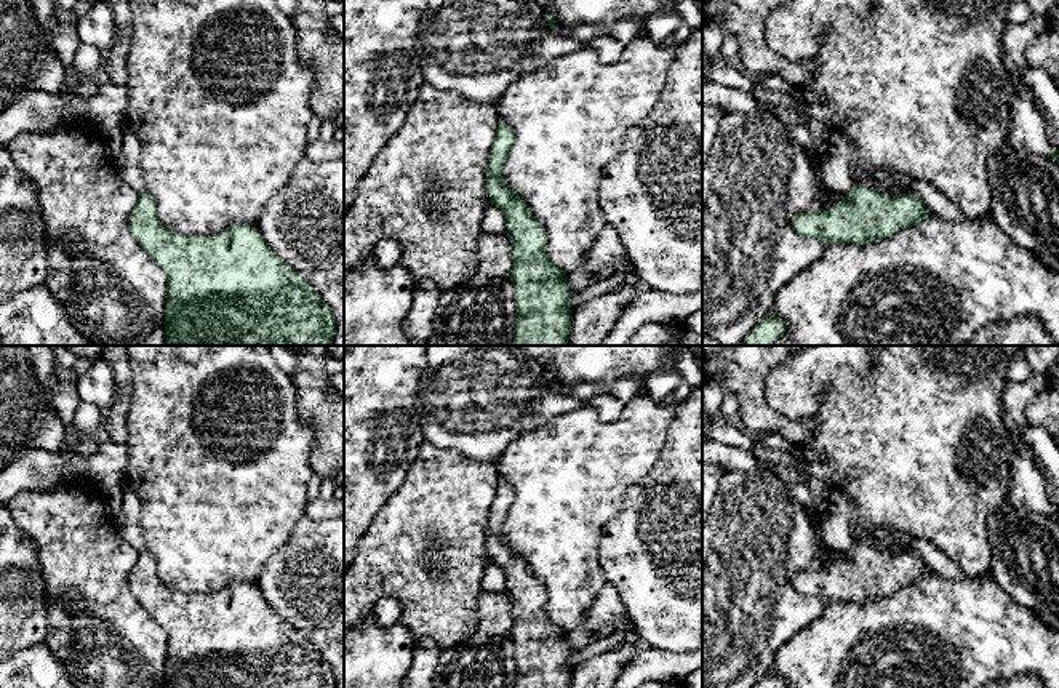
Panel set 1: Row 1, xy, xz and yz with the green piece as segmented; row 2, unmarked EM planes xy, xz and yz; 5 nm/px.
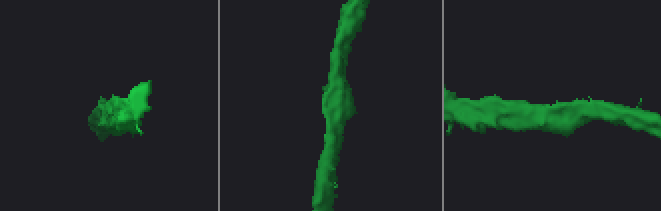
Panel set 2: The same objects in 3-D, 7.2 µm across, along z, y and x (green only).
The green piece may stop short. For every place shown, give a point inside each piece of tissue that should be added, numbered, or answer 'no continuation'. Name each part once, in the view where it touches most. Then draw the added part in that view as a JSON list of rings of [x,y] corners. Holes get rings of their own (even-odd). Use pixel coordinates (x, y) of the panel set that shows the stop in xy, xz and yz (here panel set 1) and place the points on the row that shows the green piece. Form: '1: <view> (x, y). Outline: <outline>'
1: yz (1027, 130). Outline: [[[1037,14],[1022,24],[1008,24],[1000,40],[1000,51],[1014,86],[1008,144],[1016,150],[1024,149],[1033,155],[1051,158],[1053,146],[1045,120],[1019,78],[1019,72],[1027,64],[1025,48],[1048,24],[1048,19]]]

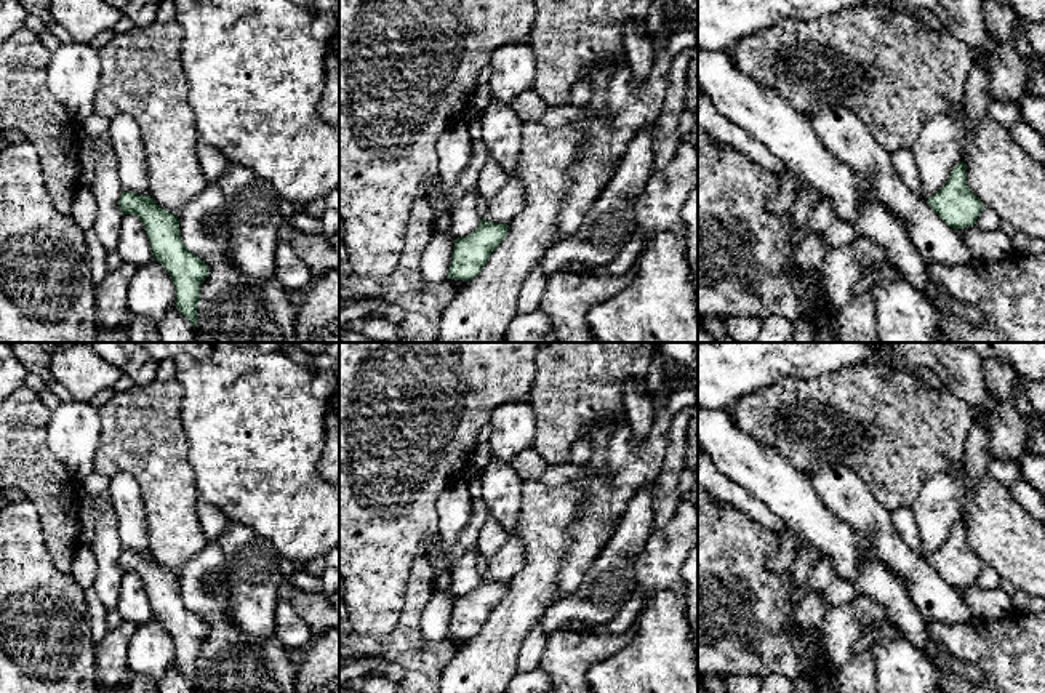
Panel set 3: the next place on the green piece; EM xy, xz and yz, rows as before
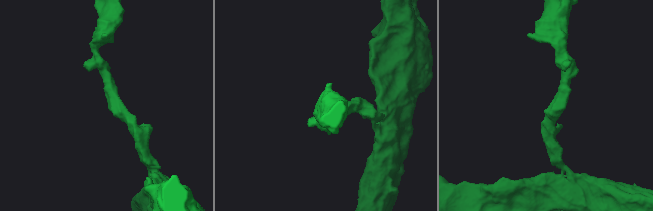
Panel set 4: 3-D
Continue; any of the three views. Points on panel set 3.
no continuation

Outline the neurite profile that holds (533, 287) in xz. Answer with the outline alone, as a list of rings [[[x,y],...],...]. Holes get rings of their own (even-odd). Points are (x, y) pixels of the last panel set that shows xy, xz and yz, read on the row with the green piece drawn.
[[[536,264],[522,285],[522,291],[517,302],[518,314],[530,314],[538,310],[543,293],[547,286],[549,274]]]

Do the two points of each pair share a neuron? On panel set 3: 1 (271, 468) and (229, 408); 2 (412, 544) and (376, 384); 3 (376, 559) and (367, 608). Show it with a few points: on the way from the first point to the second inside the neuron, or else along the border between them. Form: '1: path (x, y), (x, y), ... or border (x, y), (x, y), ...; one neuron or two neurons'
1: path (256, 453), (255, 434), (244, 423); one neuron
2: path (384, 504), (384, 456), (376, 448), (376, 424); one neuron
3: path (373, 572), (373, 596); one neuron

